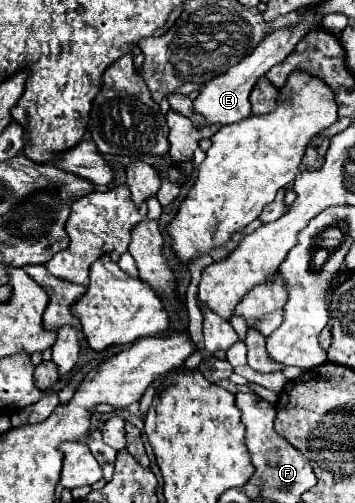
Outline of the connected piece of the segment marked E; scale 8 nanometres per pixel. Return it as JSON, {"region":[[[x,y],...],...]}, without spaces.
{"region":[[[299,22],[299,26],[295,26],[295,30],[275,30],[271,32],[247,58],[243,58],[243,62],[239,62],[239,66],[231,66],[231,70],[227,74],[223,74],[223,78],[215,78],[215,82],[207,82],[207,86],[201,88],[197,100],[193,102],[195,110],[199,110],[199,114],[203,114],[207,118],[209,124],[233,124],[239,120],[245,120],[247,116],[251,116],[251,106],[249,106],[249,94],[255,86],[255,82],[265,76],[265,72],[275,66],[277,62],[281,62],[293,48],[295,44],[311,30],[311,22]]]}

